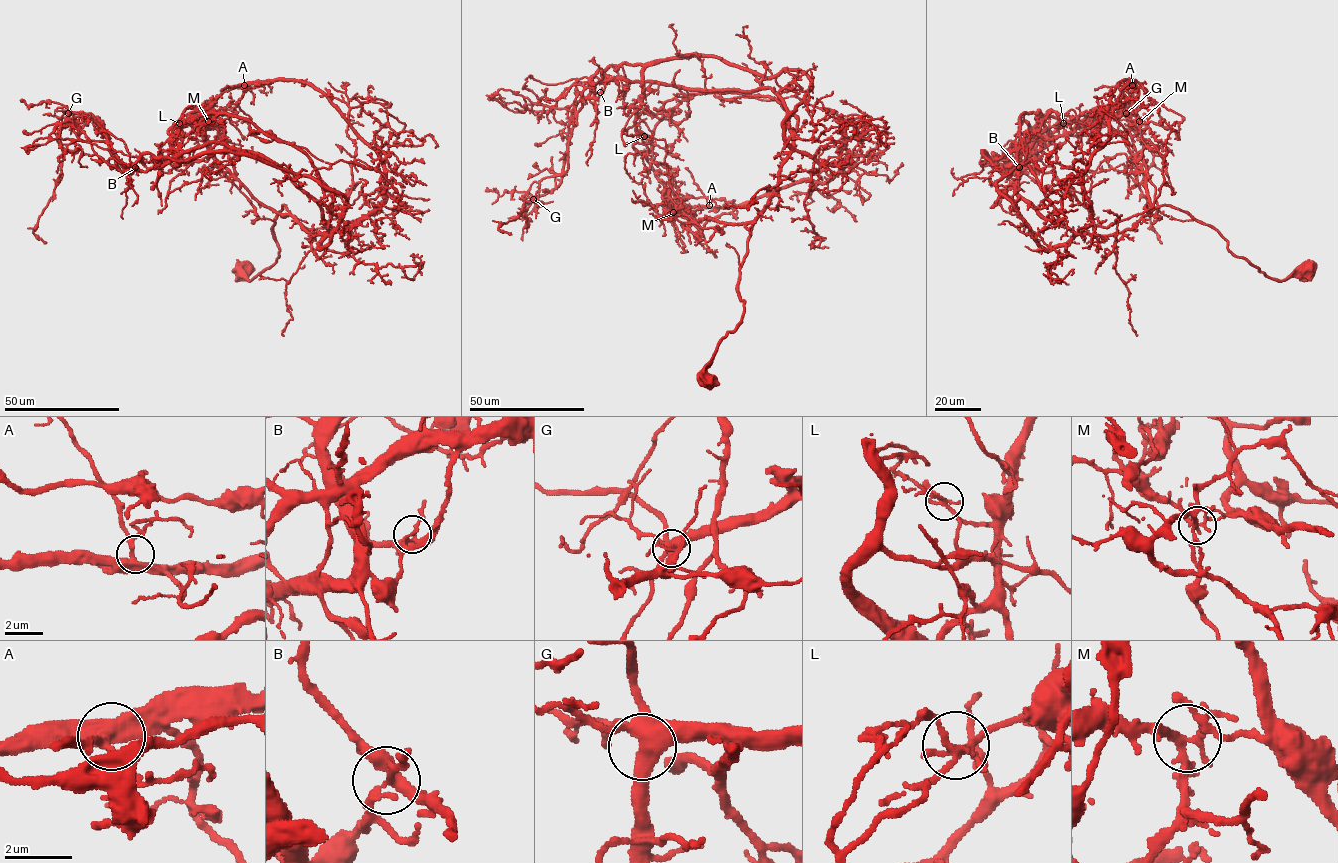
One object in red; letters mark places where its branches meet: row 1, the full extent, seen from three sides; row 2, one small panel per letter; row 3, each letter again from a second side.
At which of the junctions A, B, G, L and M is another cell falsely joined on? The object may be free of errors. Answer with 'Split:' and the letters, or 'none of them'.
Split: none of them

